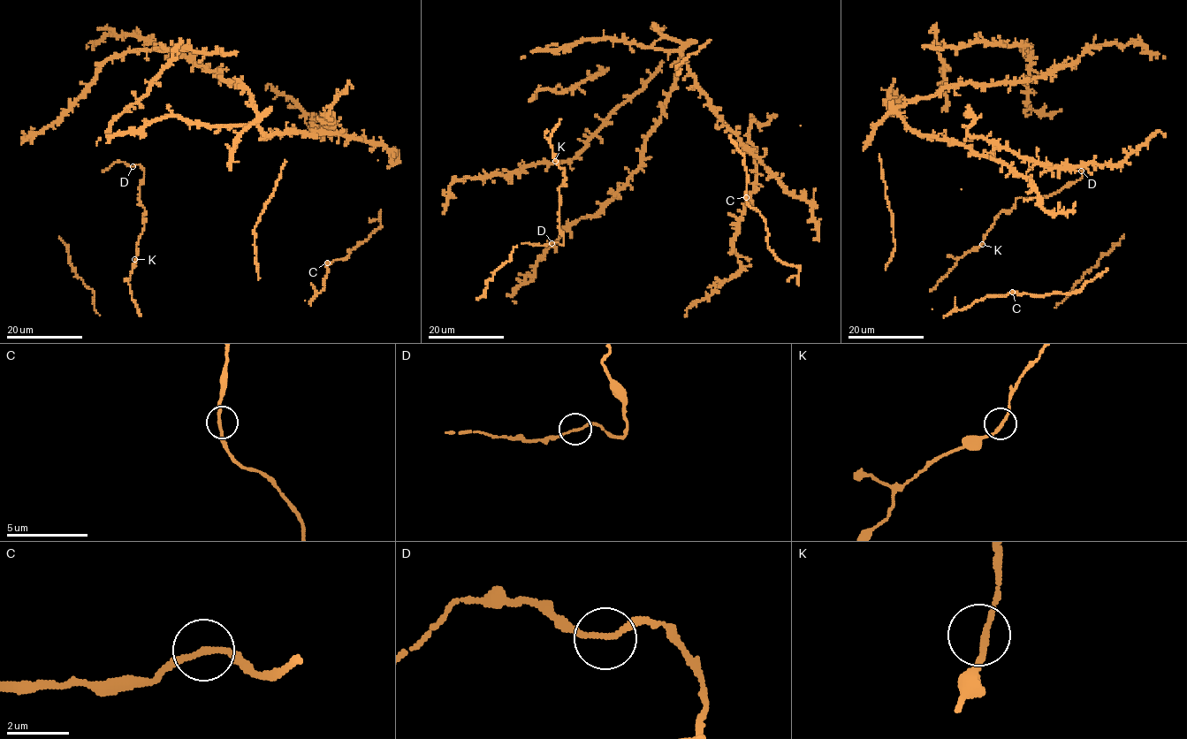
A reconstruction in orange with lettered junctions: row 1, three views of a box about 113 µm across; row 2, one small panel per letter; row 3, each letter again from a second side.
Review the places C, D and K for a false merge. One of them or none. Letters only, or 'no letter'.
no letter

